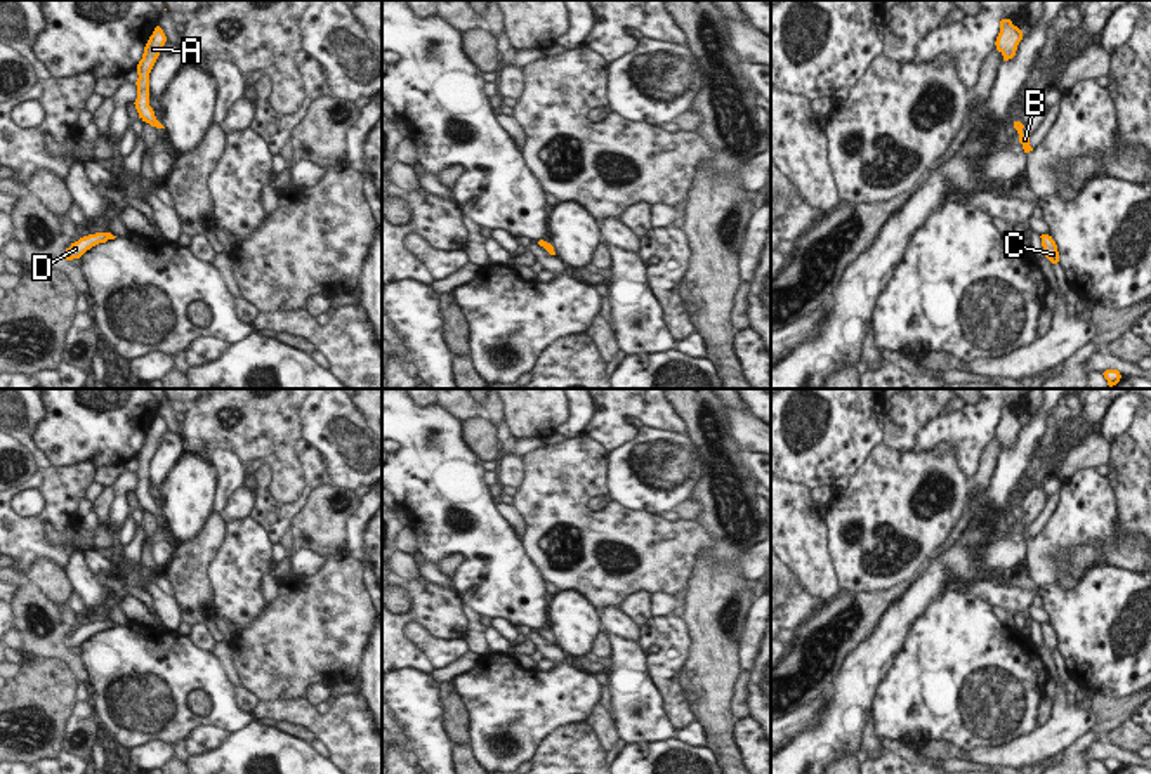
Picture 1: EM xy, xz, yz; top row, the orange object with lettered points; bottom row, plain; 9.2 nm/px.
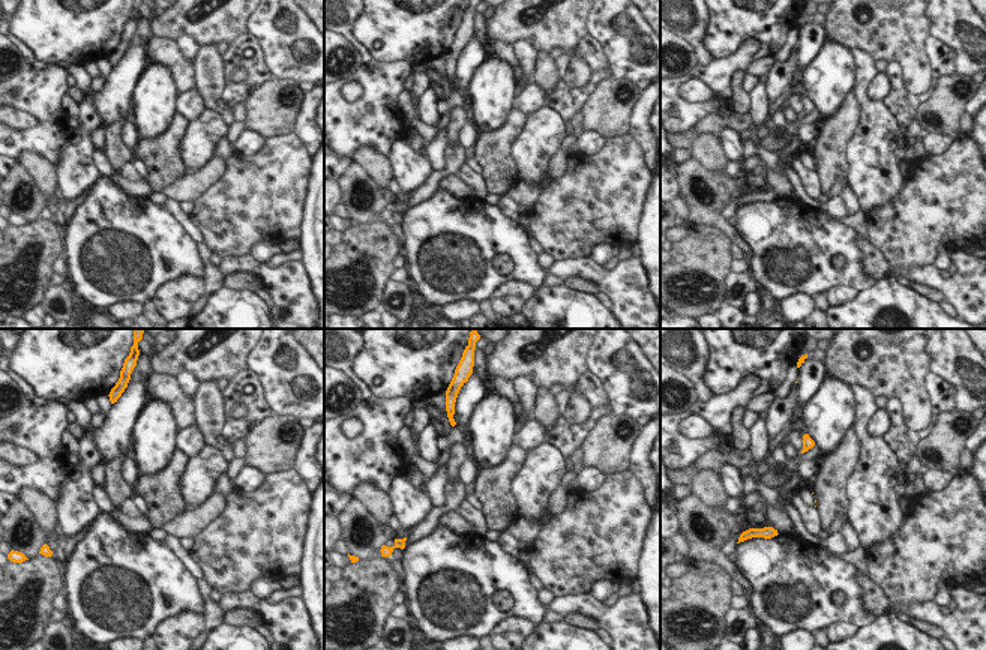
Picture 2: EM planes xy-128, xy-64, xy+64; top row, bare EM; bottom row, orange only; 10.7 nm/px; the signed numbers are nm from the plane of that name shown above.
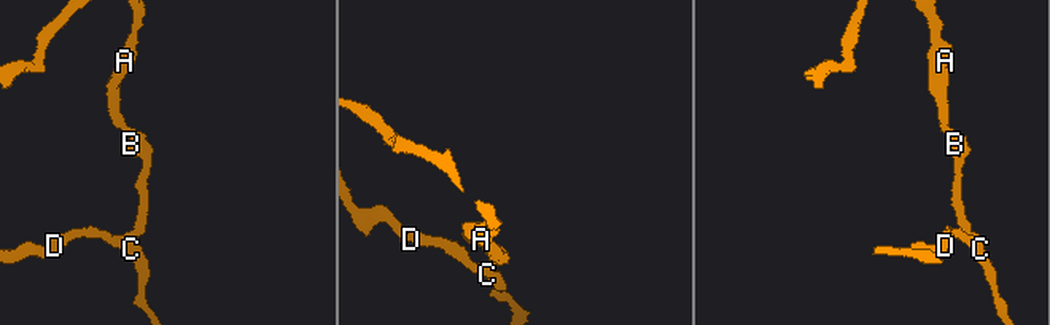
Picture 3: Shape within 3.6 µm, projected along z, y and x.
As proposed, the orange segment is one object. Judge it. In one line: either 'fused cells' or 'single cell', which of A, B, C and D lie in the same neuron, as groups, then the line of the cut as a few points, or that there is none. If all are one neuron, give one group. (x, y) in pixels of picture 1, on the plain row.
single cell | A B C D | no cut

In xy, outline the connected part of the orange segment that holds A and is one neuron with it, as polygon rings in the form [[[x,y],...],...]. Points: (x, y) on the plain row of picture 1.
[[[160,415],[155,417],[153,423],[149,425],[142,448],[137,453],[137,488],[135,488],[135,498],[139,502],[139,507],[151,515],[165,517],[155,505],[153,496],[149,495],[149,462],[167,430],[167,425]]]

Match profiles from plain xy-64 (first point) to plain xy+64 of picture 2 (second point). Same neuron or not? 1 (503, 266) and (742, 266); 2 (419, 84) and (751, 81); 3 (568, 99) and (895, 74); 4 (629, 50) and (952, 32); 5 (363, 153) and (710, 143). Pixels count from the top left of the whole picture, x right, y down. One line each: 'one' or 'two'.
1: two
2: two
3: one
4: one
5: one

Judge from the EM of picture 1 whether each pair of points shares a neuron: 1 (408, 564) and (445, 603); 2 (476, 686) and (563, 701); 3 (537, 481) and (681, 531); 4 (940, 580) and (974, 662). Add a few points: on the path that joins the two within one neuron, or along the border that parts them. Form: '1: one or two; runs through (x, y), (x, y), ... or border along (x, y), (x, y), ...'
1: two; border along (419, 575), (400, 578)
2: one; runs through (497, 693), (504, 700), (542, 700)
3: one; runs through (573, 518), (589, 533), (644, 533)
4: two; border along (959, 589), (947, 587), (917, 620)

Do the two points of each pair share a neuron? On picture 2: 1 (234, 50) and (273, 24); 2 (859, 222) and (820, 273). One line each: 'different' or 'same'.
1: different
2: different

